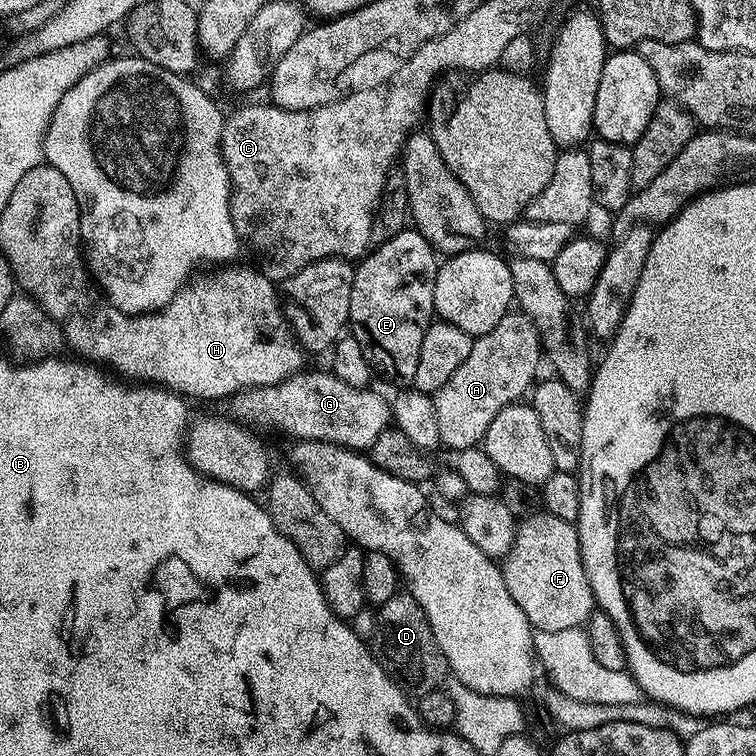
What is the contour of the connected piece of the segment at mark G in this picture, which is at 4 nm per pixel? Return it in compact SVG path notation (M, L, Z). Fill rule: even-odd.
M305 370L277 384L267 384L264 388L250 388L243 392L237 392L230 400L230 404L232 404L230 416L236 422L252 422L248 420L257 420L260 424L272 422L286 435L292 436L293 441L325 440L331 444L340 444L343 448L371 450L374 442L378 442L380 435L389 431L390 425L393 423L389 401L383 400L378 393L372 391L371 387L346 386L346 382L342 382L328 370L324 370L324 372Z

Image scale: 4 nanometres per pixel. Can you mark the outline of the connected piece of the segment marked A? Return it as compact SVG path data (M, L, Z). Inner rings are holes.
M510 310L486 334L475 337L466 362L433 396L432 405L438 418L440 442L445 449L461 452L467 448L483 445L490 422L506 406L517 403L520 396L537 383L536 371L542 364L540 331L529 316L520 310Z

